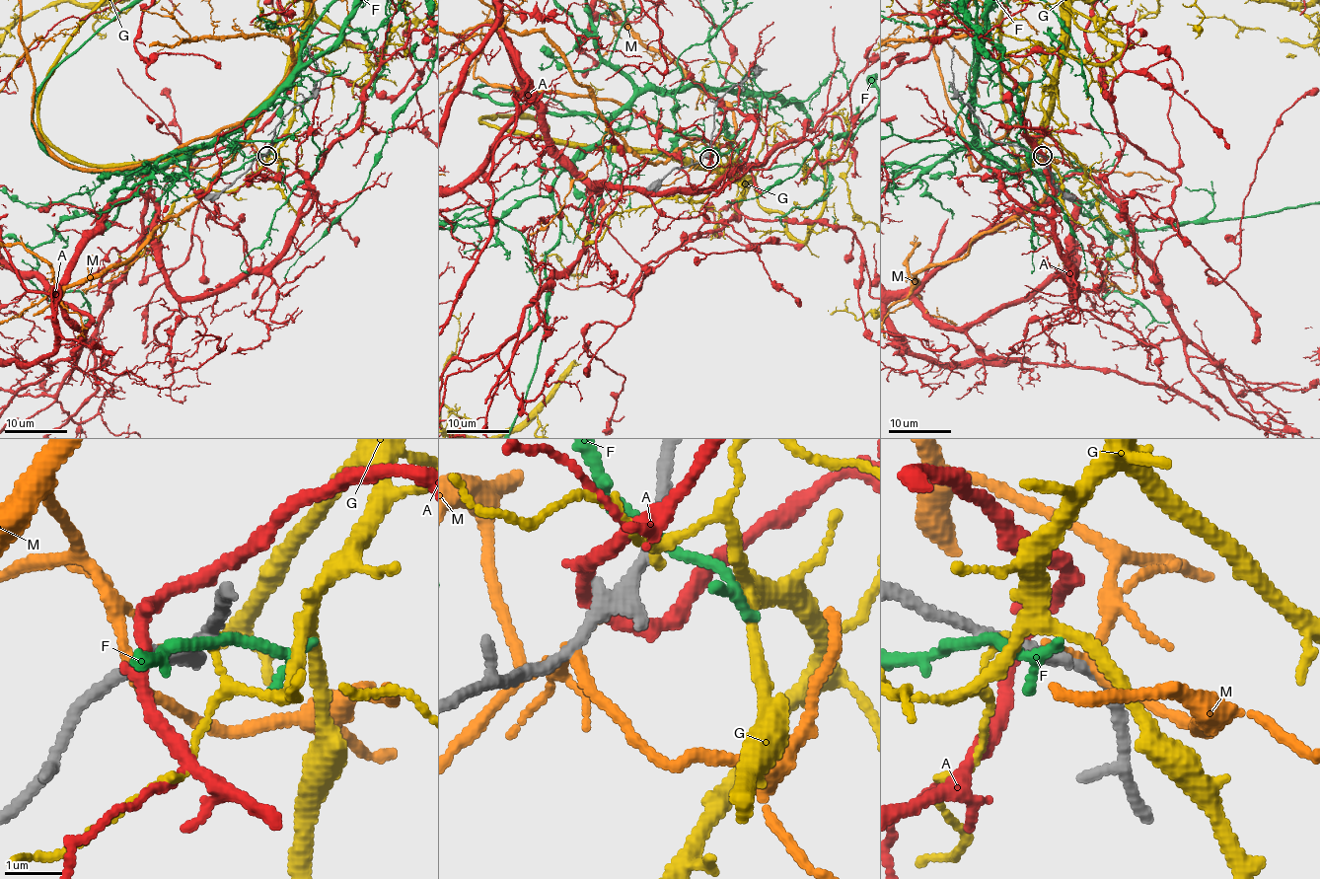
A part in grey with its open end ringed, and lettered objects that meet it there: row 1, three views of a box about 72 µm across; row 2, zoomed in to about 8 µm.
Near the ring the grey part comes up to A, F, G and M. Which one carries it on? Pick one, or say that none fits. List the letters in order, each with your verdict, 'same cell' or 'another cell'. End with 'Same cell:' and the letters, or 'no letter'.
A: another cell
F: another cell
G: another cell
M: another cell
Same cell: no letter

